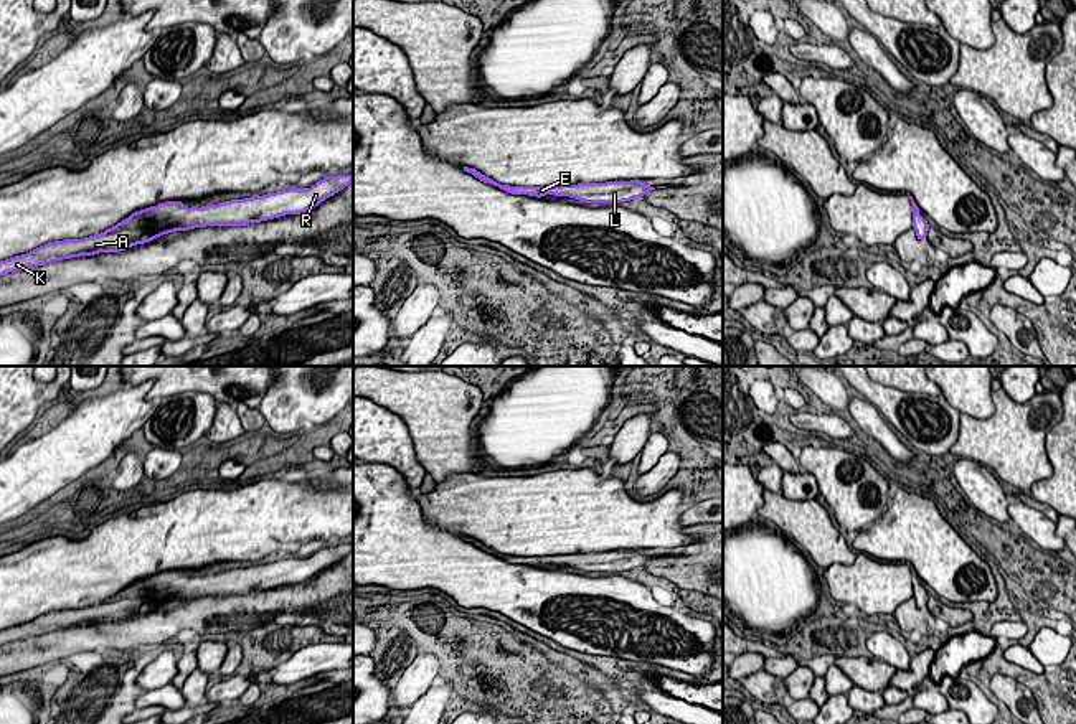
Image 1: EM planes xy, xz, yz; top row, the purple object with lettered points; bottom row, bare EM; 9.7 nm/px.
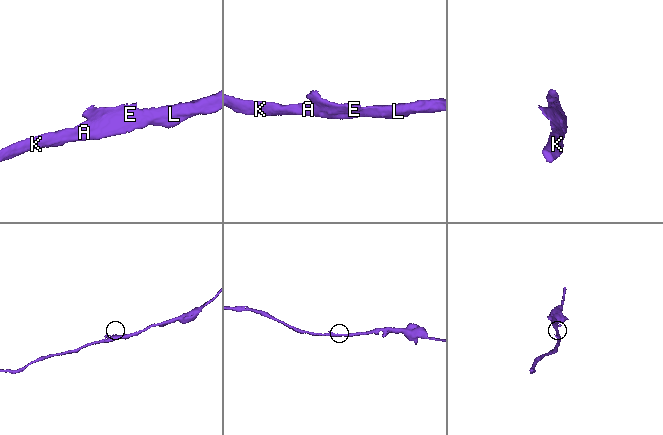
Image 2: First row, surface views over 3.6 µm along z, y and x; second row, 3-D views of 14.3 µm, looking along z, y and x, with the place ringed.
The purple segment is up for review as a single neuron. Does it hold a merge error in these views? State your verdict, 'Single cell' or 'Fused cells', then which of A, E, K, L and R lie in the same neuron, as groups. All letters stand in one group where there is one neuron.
Single cell. Groups: A E K L R

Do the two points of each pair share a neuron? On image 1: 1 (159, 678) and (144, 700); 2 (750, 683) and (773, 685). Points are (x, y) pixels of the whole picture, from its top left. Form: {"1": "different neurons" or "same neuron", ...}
{"1": "different neurons", "2": "same neuron"}

